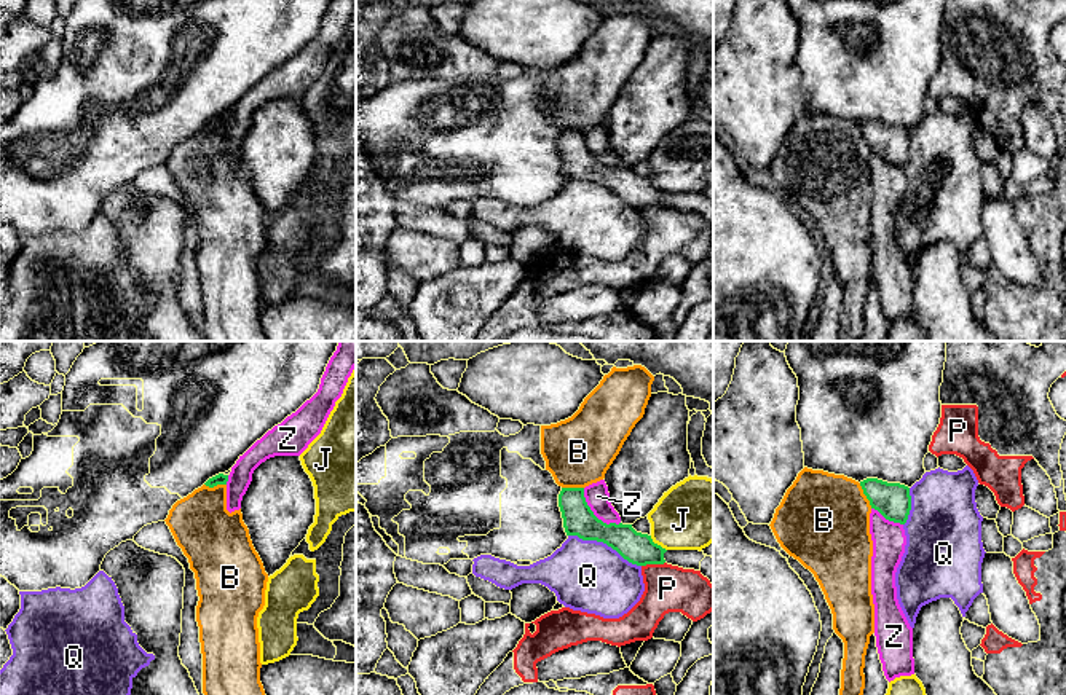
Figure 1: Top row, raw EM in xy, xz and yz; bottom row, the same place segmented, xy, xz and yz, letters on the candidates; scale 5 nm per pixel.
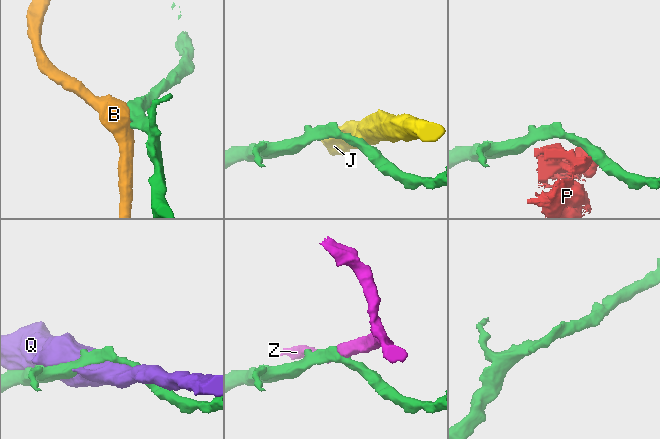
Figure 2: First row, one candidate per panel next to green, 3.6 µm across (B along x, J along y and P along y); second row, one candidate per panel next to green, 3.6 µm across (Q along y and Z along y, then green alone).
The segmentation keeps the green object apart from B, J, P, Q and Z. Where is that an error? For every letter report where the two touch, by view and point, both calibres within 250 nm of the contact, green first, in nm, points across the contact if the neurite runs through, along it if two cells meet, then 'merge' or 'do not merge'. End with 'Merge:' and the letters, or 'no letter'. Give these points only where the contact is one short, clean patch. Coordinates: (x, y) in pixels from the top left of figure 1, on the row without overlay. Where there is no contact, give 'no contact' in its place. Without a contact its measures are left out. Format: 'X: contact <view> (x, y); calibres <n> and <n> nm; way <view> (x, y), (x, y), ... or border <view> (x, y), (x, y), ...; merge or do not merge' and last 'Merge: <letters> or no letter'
B: contact yz (865, 137); calibres 180 and 460 nm; border yz (859, 126), (872, 150); do not merge
J: contact xz (656, 187); calibres 160 and 340 nm; do not merge
P: contact xz (653, 206); calibres 160 and 240 nm; do not merge
Q: contact xz (605, 185); calibres 160 and 360 nm; do not merge
Z: contact xz (592, 157); calibres 160 and 120 nm; do not merge
Merge: no letter

